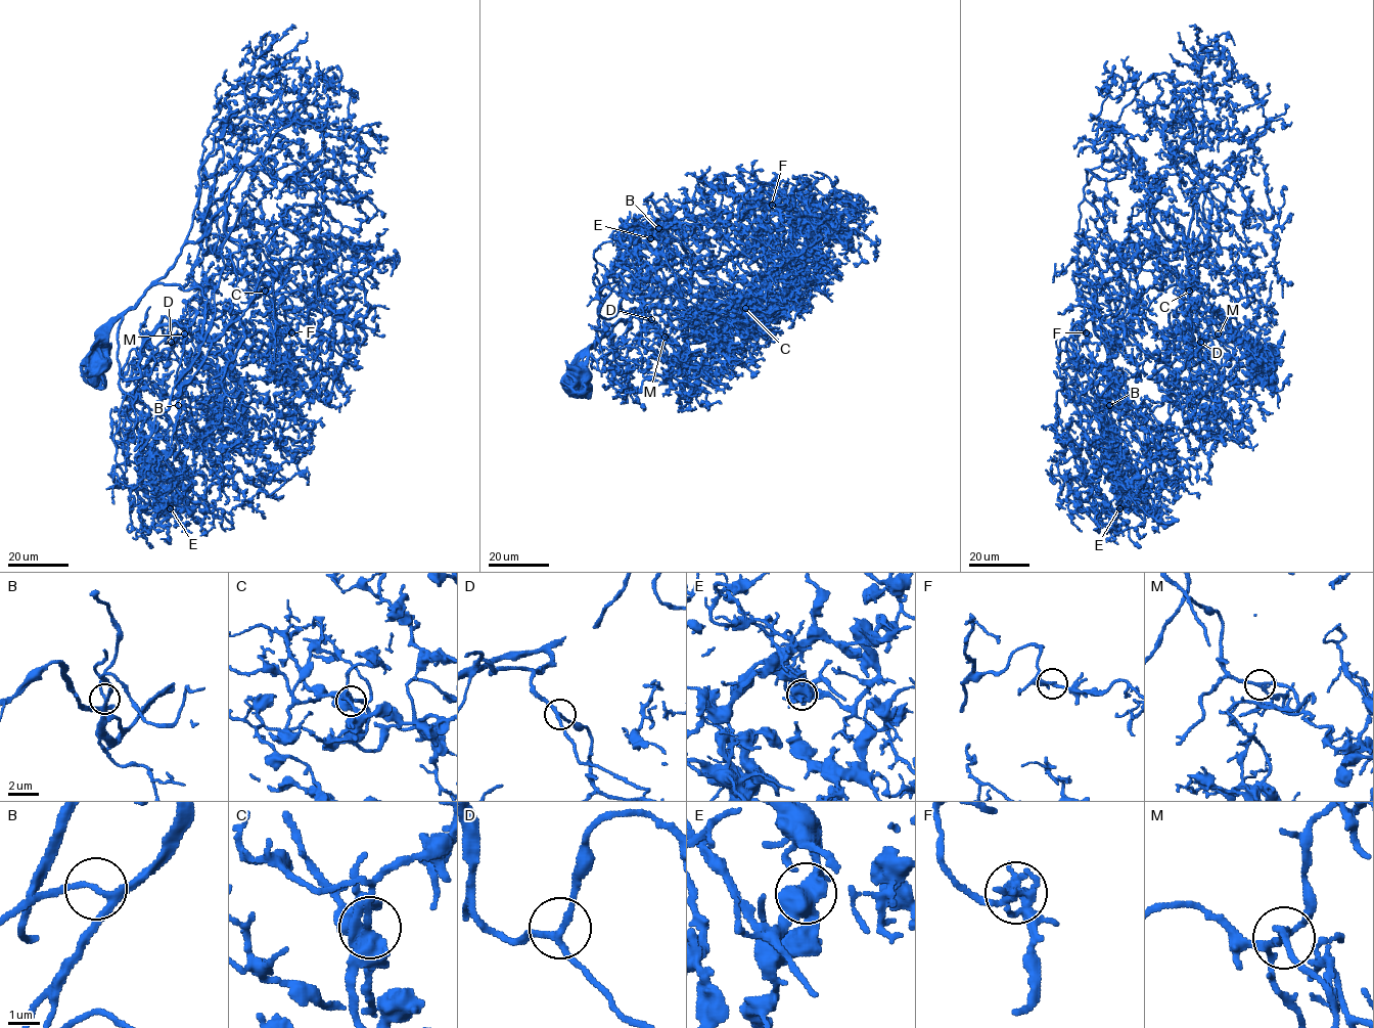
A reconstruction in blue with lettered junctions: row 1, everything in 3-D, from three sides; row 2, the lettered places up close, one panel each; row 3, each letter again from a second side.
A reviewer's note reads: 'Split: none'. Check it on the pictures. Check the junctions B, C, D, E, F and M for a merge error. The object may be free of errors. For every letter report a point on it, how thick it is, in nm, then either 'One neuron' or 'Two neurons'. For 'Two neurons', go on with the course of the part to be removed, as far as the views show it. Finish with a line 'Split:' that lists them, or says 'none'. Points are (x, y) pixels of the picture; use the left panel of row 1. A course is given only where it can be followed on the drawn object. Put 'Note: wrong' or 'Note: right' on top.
Note: wrong
B: Place: (178, 405). Thickness 180 nm. One neuron
C: Place: (265, 291). Thickness 420 nm. One neuron
D: Place: (171, 342). Thickness 200 nm. One neuron
E: Place: (170, 508). Thickness 550 nm. Two neurons. Course of the part to remove: (170, 508), (148, 460), (152, 422), (210, 329), (222, 248), (245, 200)
F: Place: (291, 332). Thickness 260 nm. One neuron
M: Place: (184, 333). Thickness 170 nm. One neuron
Split: E

